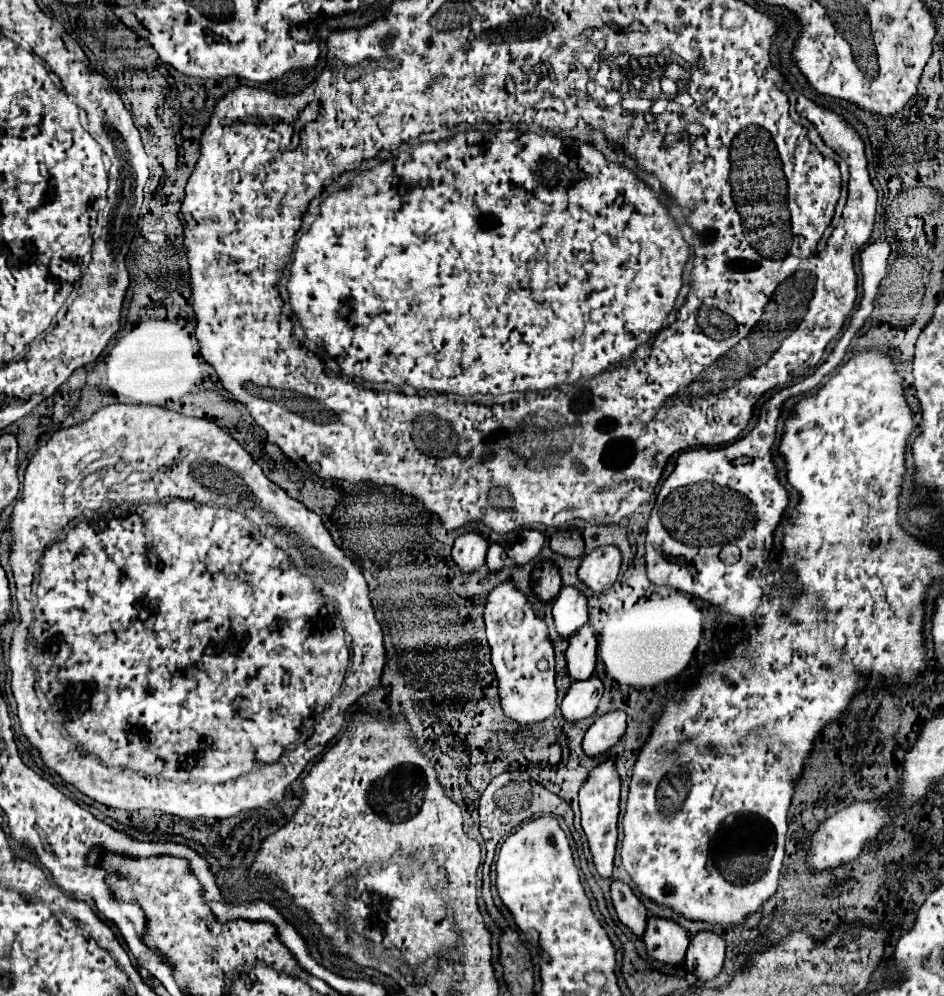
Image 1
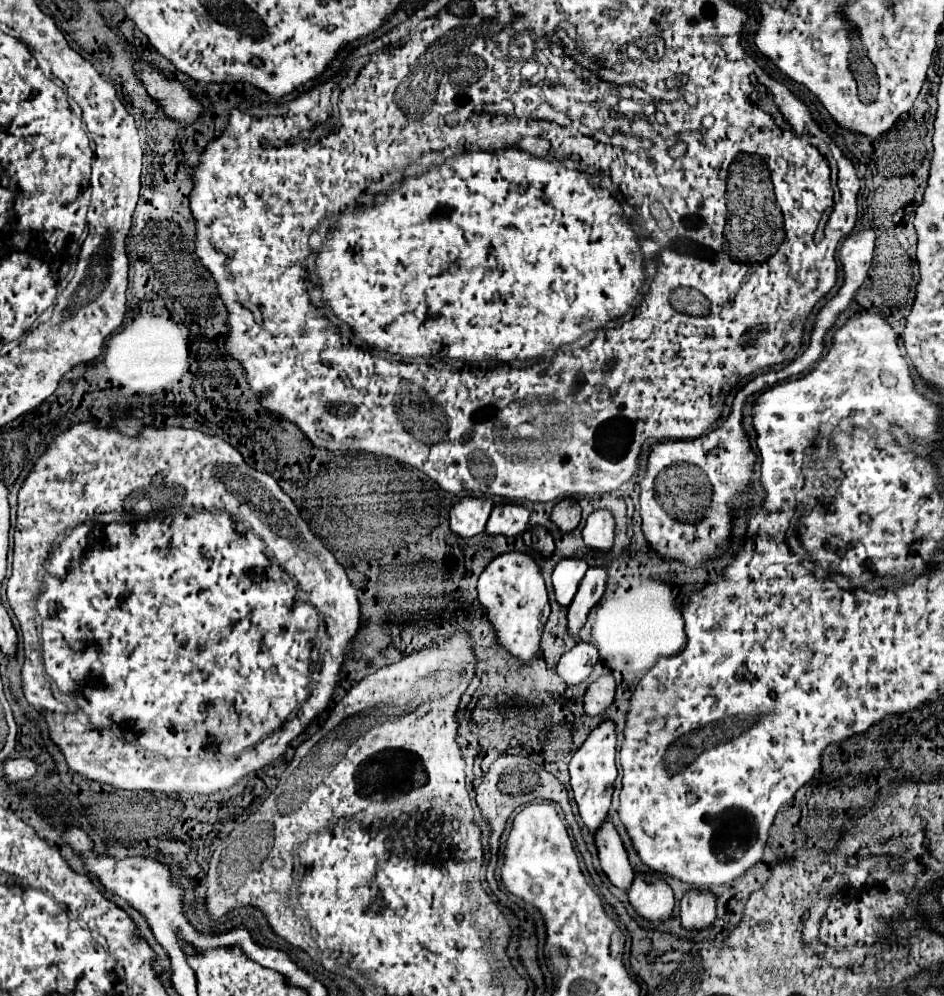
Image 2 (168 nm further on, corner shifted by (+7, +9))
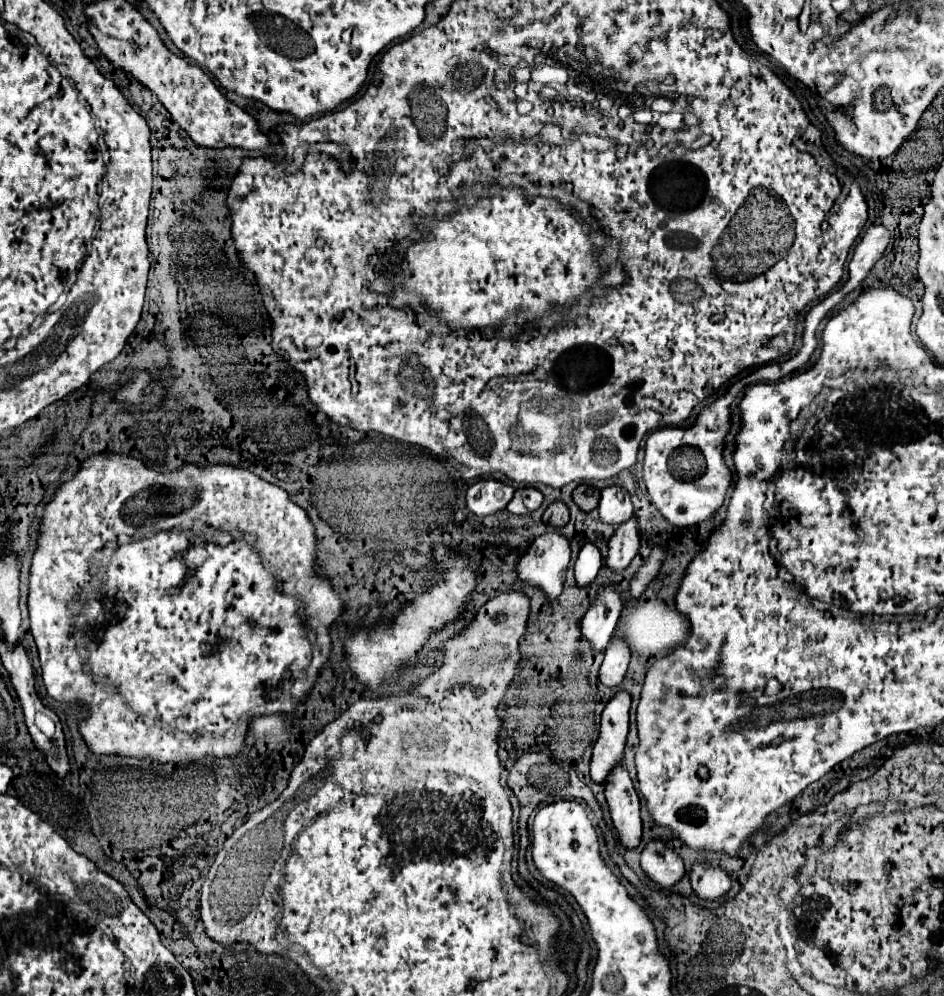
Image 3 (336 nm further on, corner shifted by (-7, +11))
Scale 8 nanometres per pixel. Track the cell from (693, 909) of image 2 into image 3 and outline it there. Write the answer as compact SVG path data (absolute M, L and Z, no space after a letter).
M693 864L691 886L701 900L723 900L731 890L731 878L717 866Z

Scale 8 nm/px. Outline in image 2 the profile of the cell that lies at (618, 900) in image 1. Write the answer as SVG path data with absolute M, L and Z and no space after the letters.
M607 818L601 824L601 830L597 830L595 834L595 844L597 844L597 852L599 852L599 862L603 872L609 876L609 880L617 886L627 890L633 882L633 868L627 860L627 852L623 848L623 840L615 830L615 824L611 822L611 818Z

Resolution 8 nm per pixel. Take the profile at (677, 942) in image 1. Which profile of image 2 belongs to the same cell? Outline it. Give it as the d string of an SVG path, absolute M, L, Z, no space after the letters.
M635 874L633 886L629 886L627 894L633 908L647 920L665 920L675 906L671 886L659 876Z

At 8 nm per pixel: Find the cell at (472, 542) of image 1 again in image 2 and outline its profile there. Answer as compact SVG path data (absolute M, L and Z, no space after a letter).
M465 496L451 506L451 530L463 538L475 536L485 530L489 514L493 510L491 498Z

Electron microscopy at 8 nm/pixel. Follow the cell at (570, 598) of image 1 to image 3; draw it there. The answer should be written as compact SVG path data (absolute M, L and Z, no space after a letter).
M585 544L575 562L575 580L579 588L589 588L595 582L595 576L603 564L601 552L593 544Z

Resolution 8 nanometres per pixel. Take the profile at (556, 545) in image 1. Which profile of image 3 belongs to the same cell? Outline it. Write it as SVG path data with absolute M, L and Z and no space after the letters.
M577 486L573 490L573 502L583 510L583 512L591 512L597 508L599 504L599 498L601 498L601 492L595 488L595 486Z

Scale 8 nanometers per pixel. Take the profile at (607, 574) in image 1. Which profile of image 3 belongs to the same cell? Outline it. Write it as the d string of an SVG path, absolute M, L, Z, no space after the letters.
M611 486L601 492L597 510L599 510L601 522L613 528L625 524L633 516L633 504L629 500L629 494L625 488L619 488L619 486Z

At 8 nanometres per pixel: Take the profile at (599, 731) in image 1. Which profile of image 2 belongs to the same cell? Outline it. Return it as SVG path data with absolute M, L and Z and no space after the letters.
M599 676L595 682L589 684L585 692L585 710L589 716L605 712L613 704L615 696L615 680L613 676Z

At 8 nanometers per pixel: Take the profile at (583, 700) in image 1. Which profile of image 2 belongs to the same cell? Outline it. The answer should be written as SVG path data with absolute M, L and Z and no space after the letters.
M577 642L569 652L561 656L557 664L557 674L565 678L567 684L579 684L591 674L597 660L597 648L593 644Z

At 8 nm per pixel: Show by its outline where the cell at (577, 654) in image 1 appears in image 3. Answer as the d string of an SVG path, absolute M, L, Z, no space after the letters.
M631 518L629 524L623 524L623 528L617 528L613 538L609 540L609 552L605 558L605 568L611 572L623 572L631 560L639 552L639 532L637 532L637 520Z

